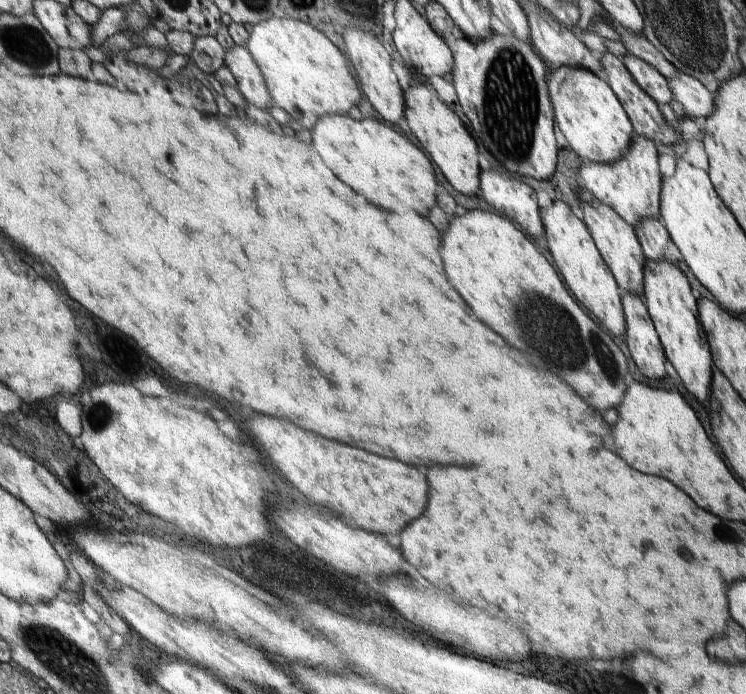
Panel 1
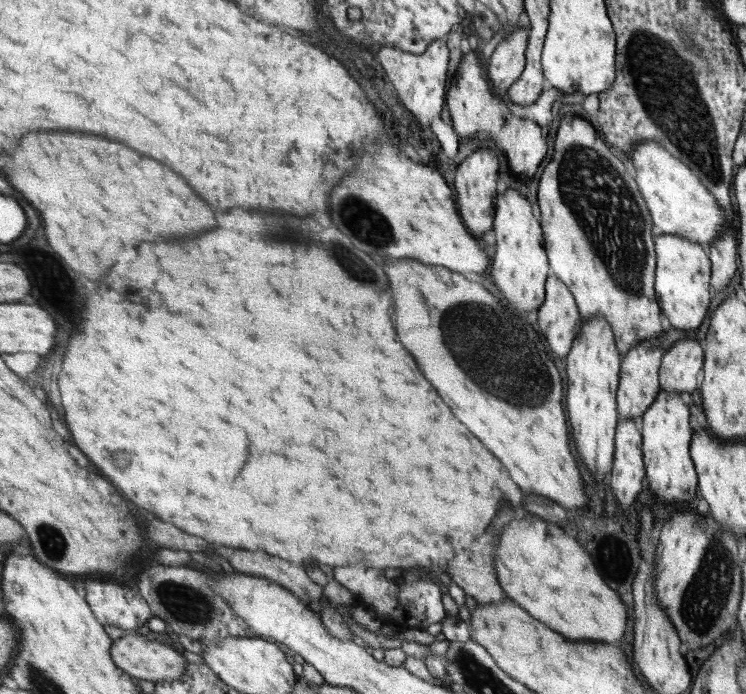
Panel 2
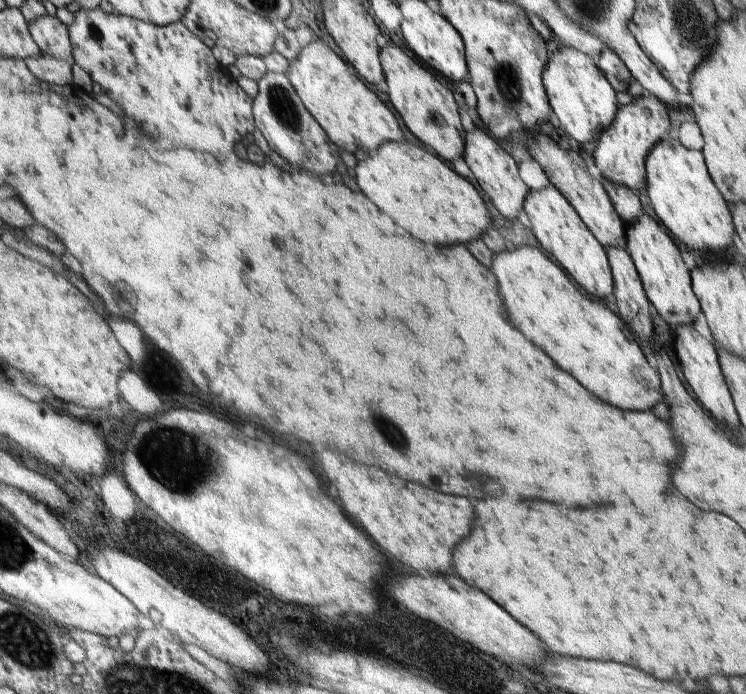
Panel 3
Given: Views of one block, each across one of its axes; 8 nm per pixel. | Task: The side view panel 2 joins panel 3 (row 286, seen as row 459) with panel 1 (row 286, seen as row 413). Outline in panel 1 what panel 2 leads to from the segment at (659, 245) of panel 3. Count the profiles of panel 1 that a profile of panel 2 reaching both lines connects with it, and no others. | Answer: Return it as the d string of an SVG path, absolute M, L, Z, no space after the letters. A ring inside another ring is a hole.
M646 259L642 294L667 360L678 372L686 390L709 409L713 358L706 333L700 324L697 297L690 288L688 278L677 264L668 259Z

